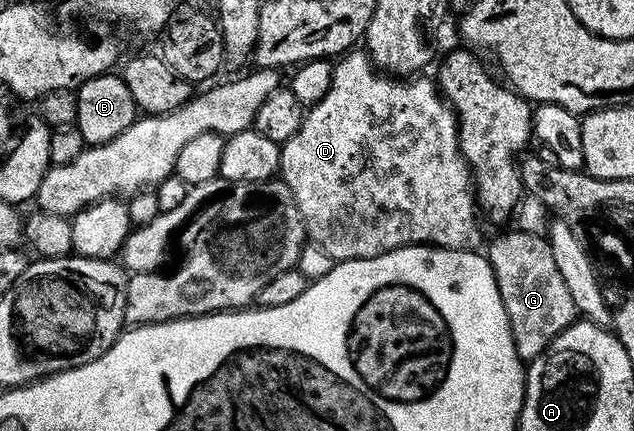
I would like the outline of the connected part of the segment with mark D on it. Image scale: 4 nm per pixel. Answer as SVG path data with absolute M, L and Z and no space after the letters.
M350 50L333 64L331 88L318 104L312 105L306 111L299 130L285 144L281 145L280 179L291 190L295 202L299 206L299 214L305 223L305 230L310 241L313 240L330 256L330 261L366 260L387 254L396 248L410 246L432 246L434 248L464 248L472 249L480 238L477 229L479 205L475 199L473 173L469 164L463 158L461 147L457 141L457 117L450 105L439 95L439 89L432 79L394 78L389 74L379 74L374 68L368 52Z

